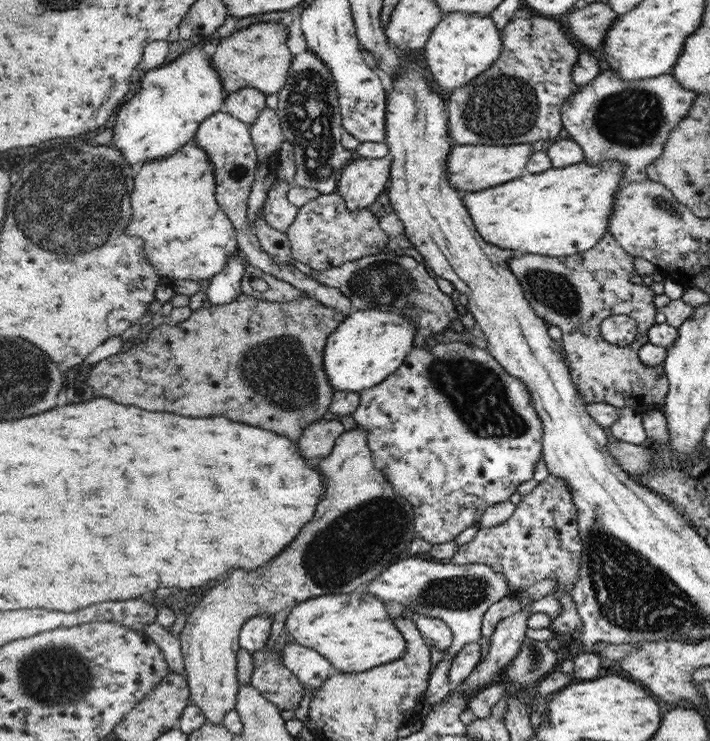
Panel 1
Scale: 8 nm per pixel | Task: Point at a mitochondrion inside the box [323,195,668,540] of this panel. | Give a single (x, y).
(475, 395)

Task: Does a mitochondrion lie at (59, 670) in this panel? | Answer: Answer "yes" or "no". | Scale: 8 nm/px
yes

